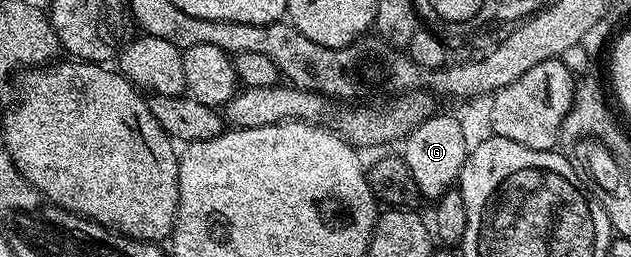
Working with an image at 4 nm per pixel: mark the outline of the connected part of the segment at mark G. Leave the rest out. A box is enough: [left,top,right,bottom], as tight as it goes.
[403,113,467,201]

